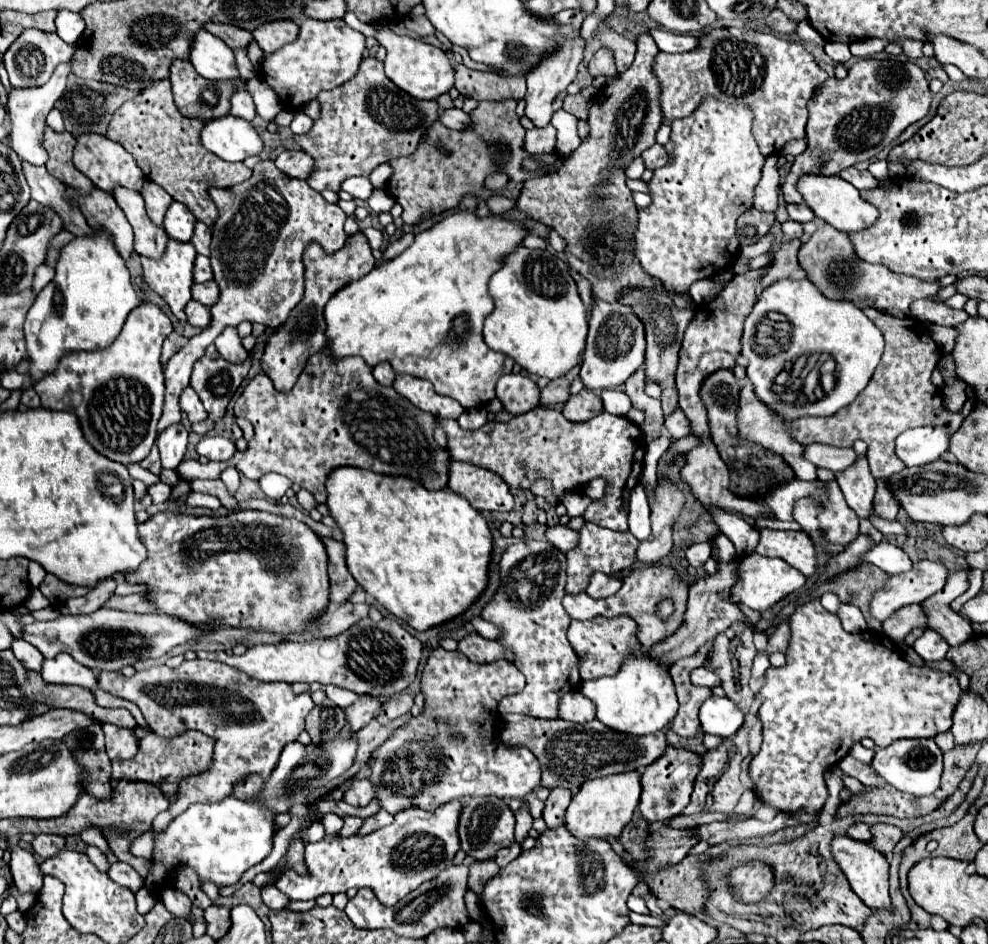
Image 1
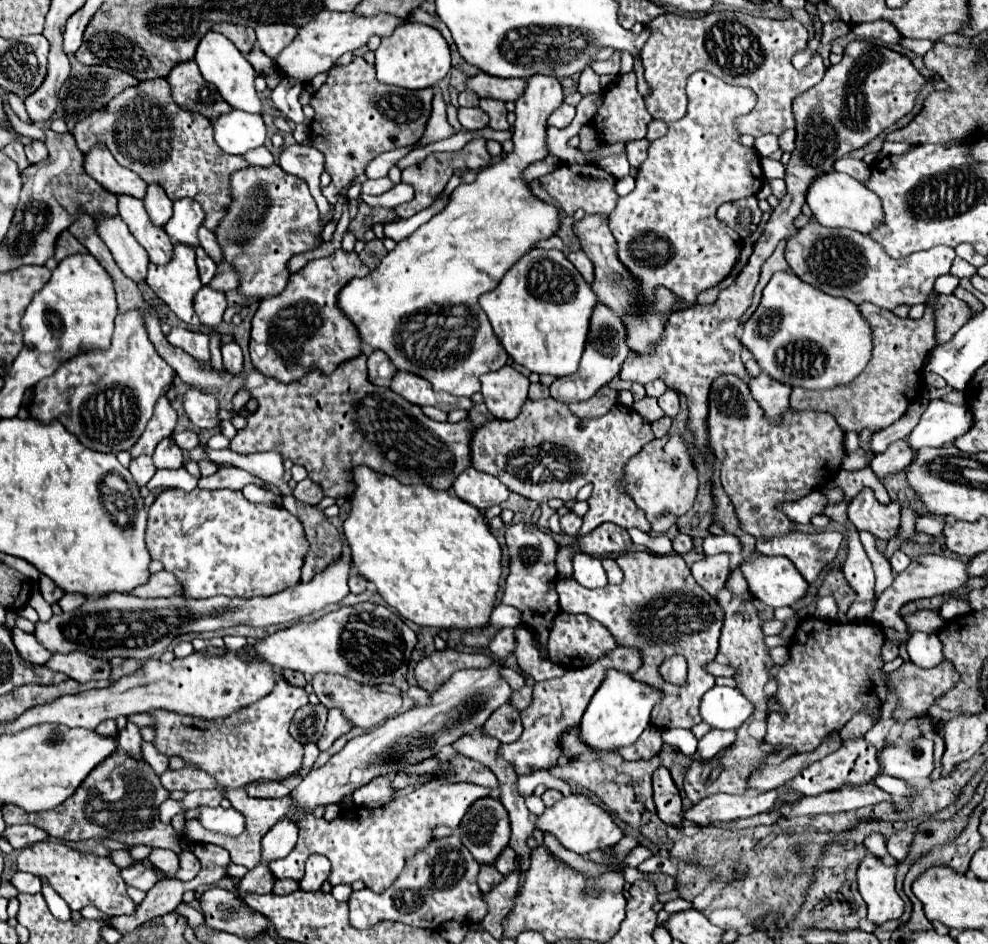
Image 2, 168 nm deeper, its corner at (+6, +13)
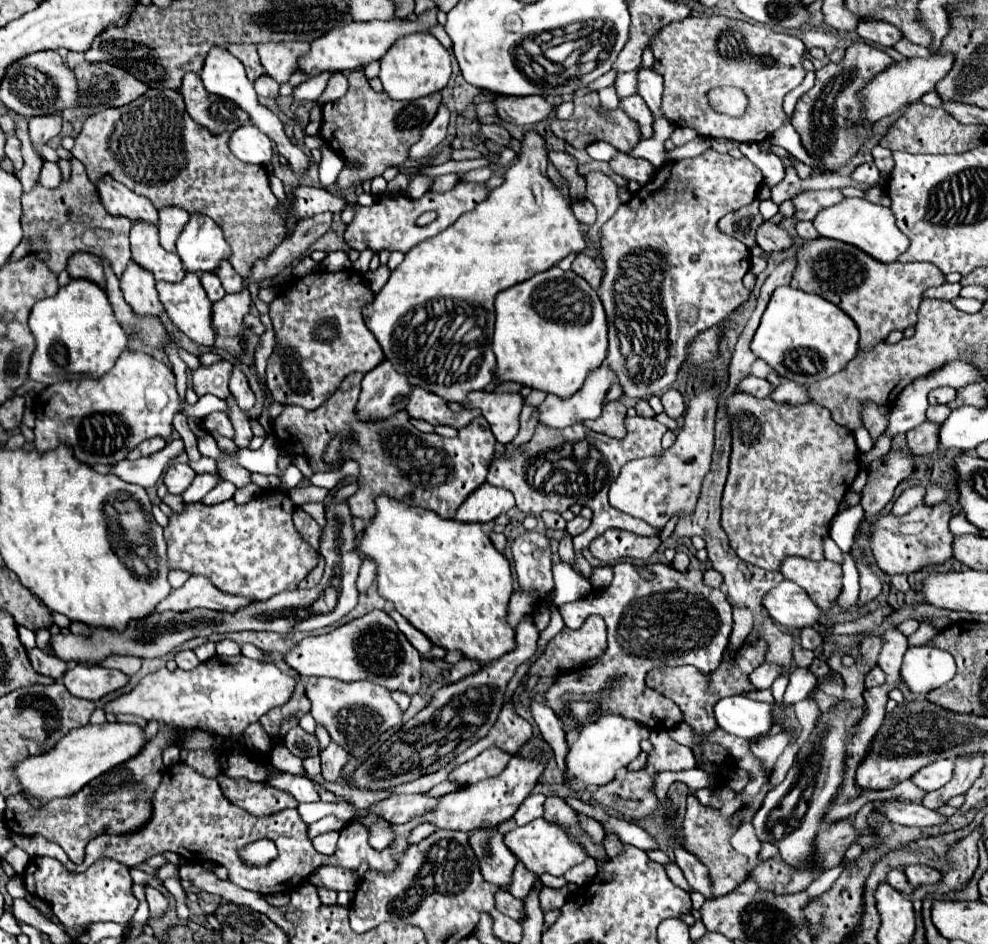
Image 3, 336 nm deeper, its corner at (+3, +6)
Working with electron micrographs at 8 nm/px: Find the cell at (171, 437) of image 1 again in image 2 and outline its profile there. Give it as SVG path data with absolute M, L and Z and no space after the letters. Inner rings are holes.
M165 438L159 442L159 446L153 452L153 462L157 468L181 468L183 466L183 454L181 450L171 442L171 438Z

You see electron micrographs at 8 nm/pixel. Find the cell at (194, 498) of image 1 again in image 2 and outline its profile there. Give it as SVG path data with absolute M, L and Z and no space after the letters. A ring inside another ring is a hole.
M219 468L213 476L201 478L199 488L205 490L219 490L219 488L229 488L229 490L243 490L245 484L257 484L265 488L267 484L257 480L253 474L241 470L241 468Z

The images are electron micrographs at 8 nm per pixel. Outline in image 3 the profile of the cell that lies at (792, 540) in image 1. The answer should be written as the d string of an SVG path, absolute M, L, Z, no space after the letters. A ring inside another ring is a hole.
M786 557L780 573L796 581L820 609L828 609L842 591L842 567L828 559L810 561L806 557Z

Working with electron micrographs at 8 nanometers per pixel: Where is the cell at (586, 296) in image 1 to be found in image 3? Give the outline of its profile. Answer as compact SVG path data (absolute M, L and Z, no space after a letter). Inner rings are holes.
M578 253L576 259L574 259L574 263L572 263L572 271L578 273L580 277L584 277L584 279L586 279L596 291L600 289L600 283L602 283L602 275L604 275L604 271L602 271L602 267L600 267L600 263L598 263L596 259Z

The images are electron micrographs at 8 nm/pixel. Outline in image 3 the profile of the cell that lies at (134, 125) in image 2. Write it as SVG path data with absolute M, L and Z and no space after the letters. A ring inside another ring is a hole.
M148 89L130 105L88 117L72 155L84 163L92 183L102 173L110 173L134 193L148 197L156 209L174 205L212 217L230 245L232 267L248 277L254 261L266 257L284 239L286 225L274 211L278 199L270 191L268 171L238 161L228 149L228 135L212 135L192 121L178 91Z

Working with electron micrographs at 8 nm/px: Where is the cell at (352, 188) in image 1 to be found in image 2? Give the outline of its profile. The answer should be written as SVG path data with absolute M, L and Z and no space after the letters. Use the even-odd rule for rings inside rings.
M401 146L401 148L395 148L395 150L391 150L391 152L381 154L379 158L375 158L375 160L367 166L367 170L365 170L367 178L383 178L383 176L387 176L389 168L395 166L401 158L405 158L411 150L415 150L415 146Z

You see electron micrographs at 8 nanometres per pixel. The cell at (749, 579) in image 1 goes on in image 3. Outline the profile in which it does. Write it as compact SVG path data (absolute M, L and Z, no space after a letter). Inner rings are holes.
M784 579L774 589L770 589L762 605L774 621L794 629L812 627L820 619L820 609L812 603L806 591L790 579Z

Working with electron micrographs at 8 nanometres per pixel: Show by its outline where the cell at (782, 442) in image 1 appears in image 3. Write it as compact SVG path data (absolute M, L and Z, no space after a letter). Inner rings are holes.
M788 379L780 381L780 385L770 393L770 399L774 399L776 403L788 403L788 405L802 405L810 401L806 387Z

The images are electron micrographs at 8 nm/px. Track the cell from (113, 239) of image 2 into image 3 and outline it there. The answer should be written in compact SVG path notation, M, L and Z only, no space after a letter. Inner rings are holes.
M128 261L126 271L120 277L120 289L134 313L158 317L164 311L154 289L154 275L138 267L136 261Z

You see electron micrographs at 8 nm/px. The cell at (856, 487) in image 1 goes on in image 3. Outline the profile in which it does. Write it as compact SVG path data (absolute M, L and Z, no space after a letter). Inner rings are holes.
M938 503L934 507L918 505L910 511L908 517L900 519L894 515L882 515L874 521L870 529L870 547L878 567L888 573L906 573L918 571L932 563L944 563L952 557L952 533L948 531L950 521L950 507L946 503ZM910 519L910 521L908 521Z

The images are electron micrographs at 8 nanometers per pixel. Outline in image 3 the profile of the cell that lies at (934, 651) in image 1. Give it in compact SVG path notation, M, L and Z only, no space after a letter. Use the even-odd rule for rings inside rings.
M910 647L902 661L902 677L912 693L928 693L948 683L956 673L950 653L936 647Z

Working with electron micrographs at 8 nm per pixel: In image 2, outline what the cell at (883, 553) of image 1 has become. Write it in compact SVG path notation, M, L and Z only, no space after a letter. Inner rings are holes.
M897 550L897 552L889 558L889 562L891 562L893 572L895 572L895 574L899 574L899 572L903 572L903 570L909 566L909 562L911 562L911 560L909 560L901 550Z

